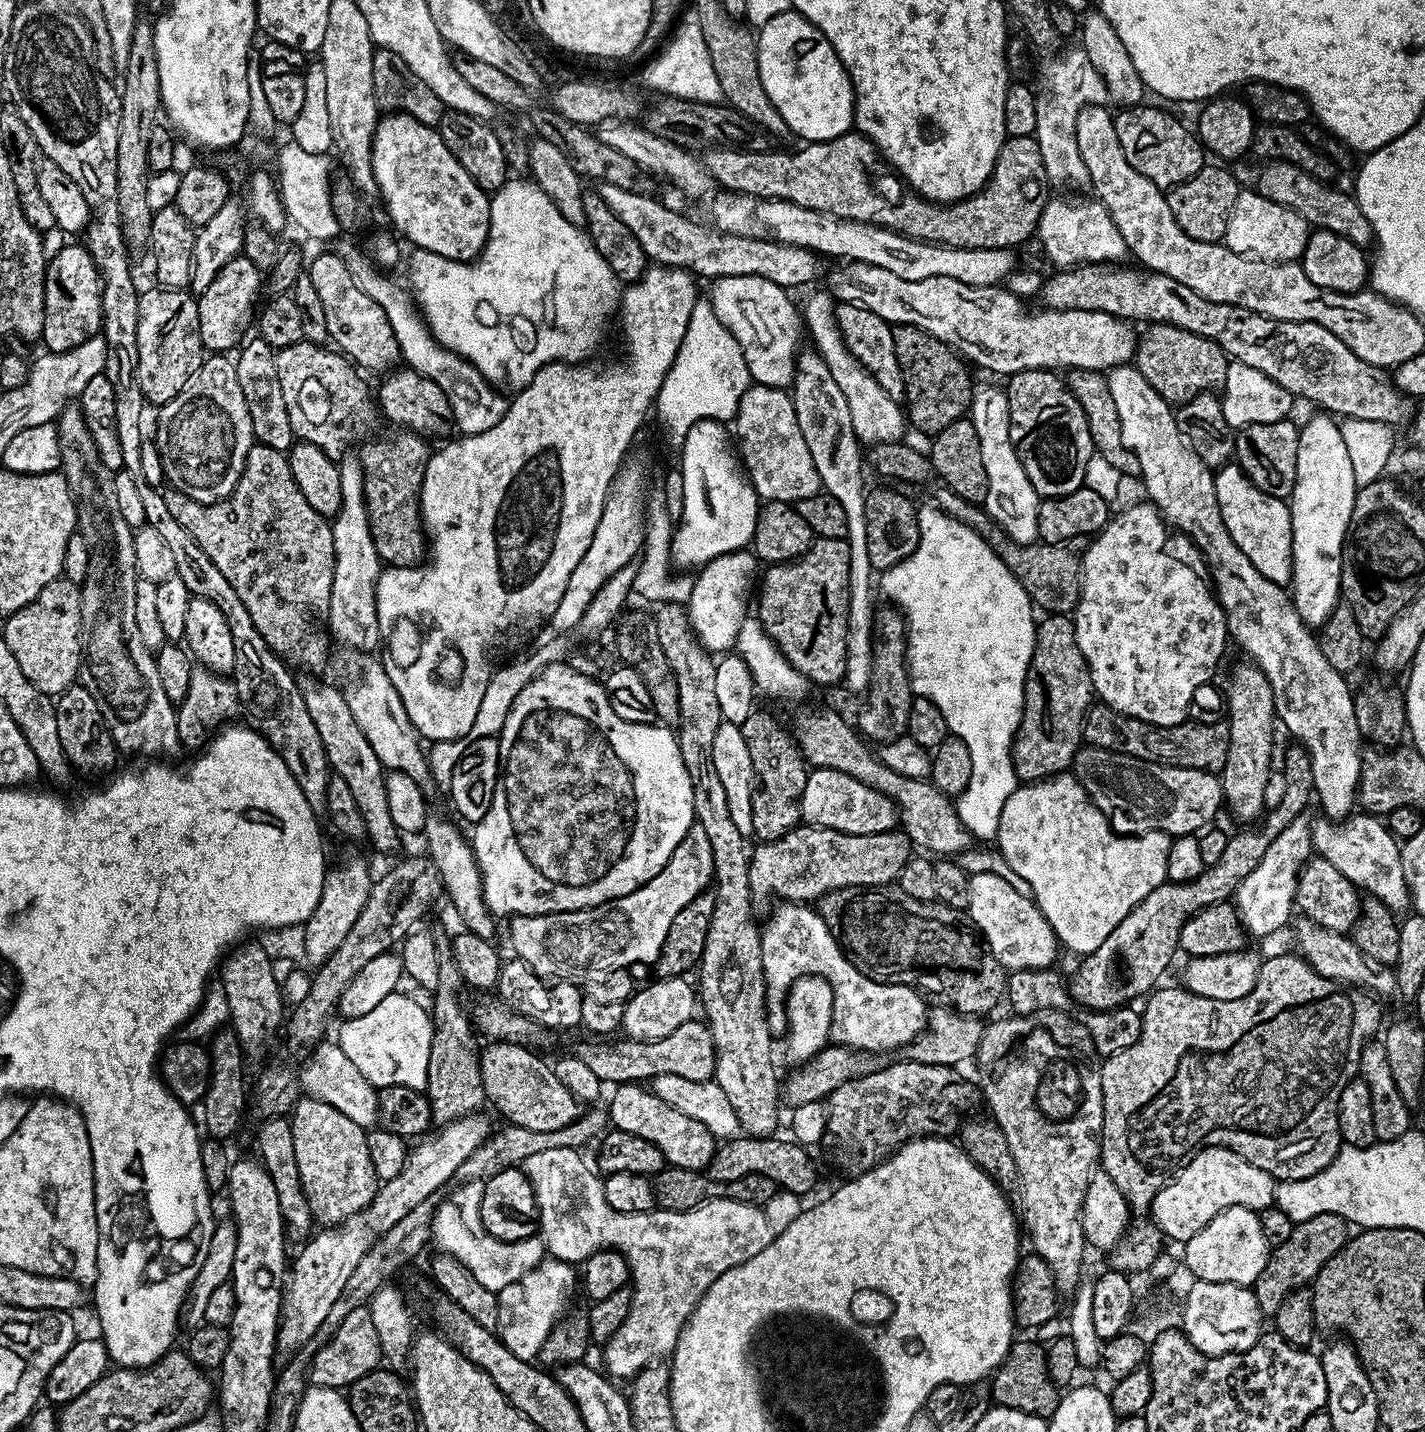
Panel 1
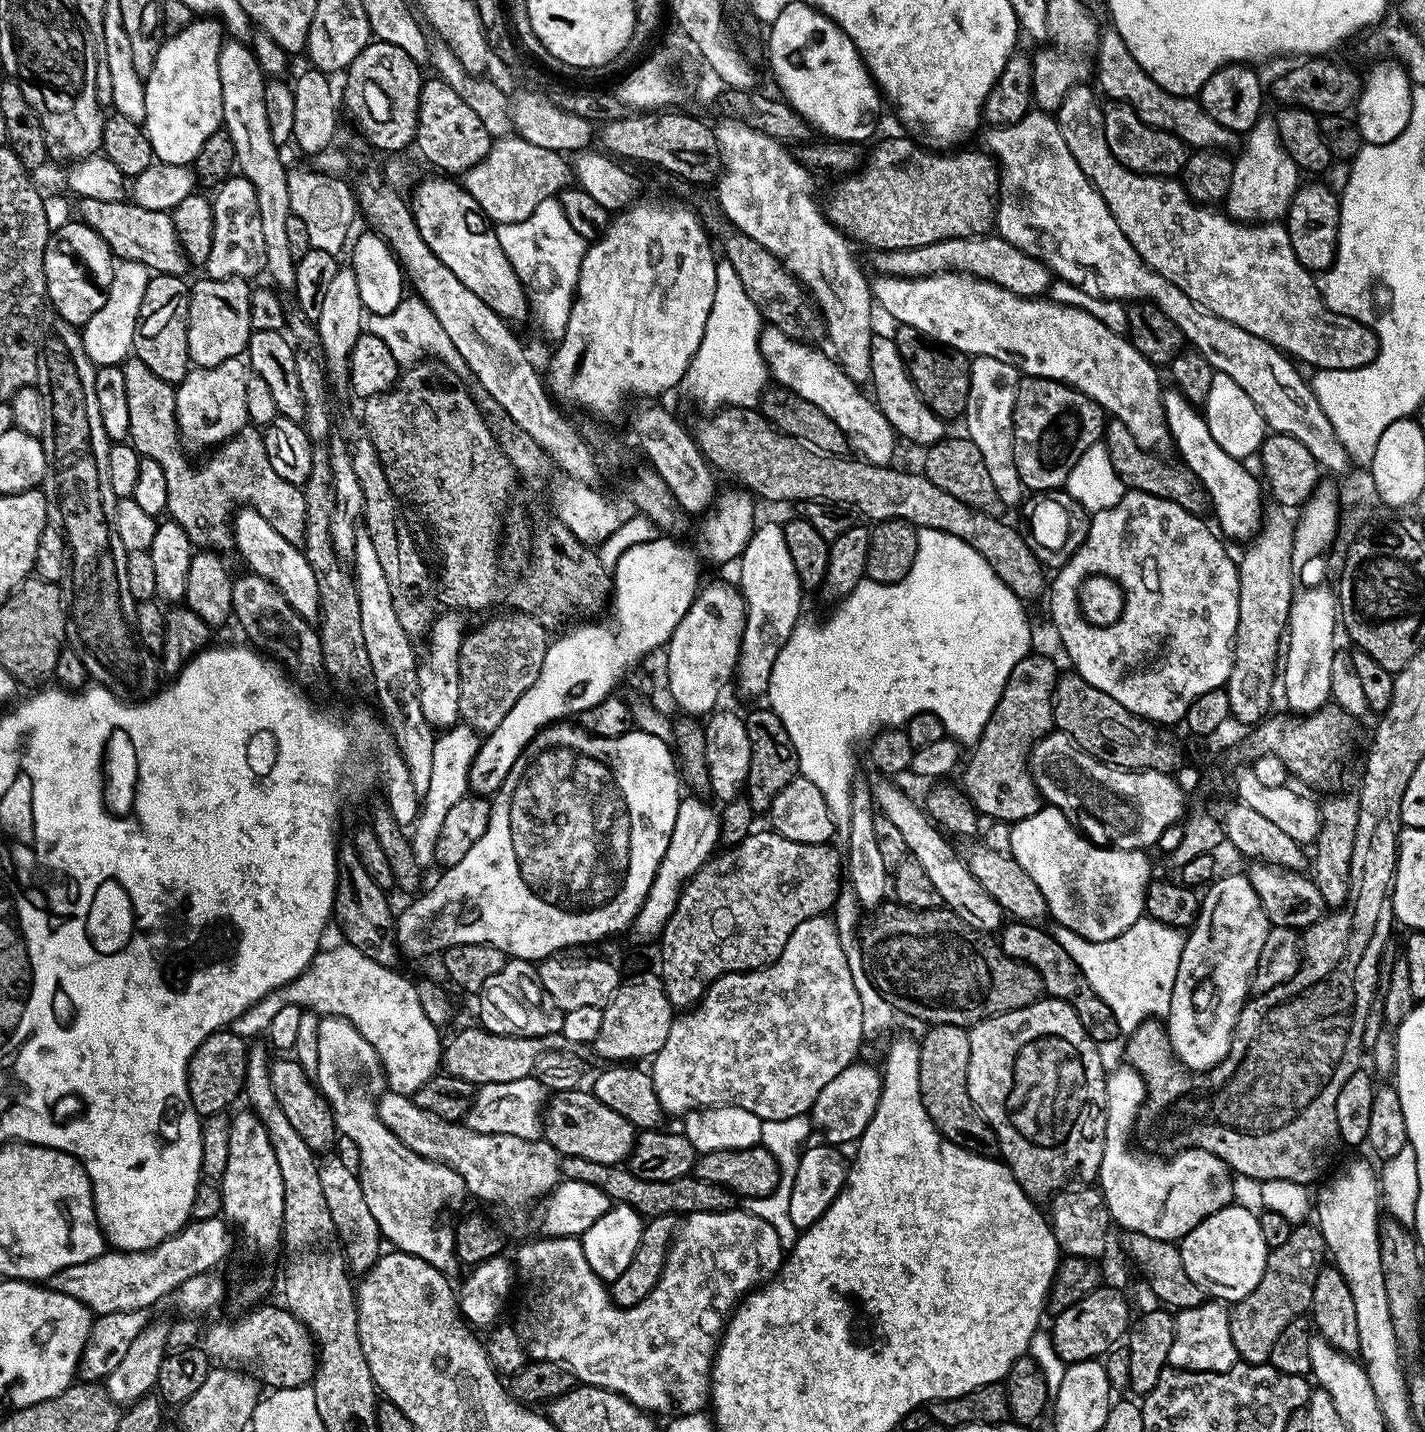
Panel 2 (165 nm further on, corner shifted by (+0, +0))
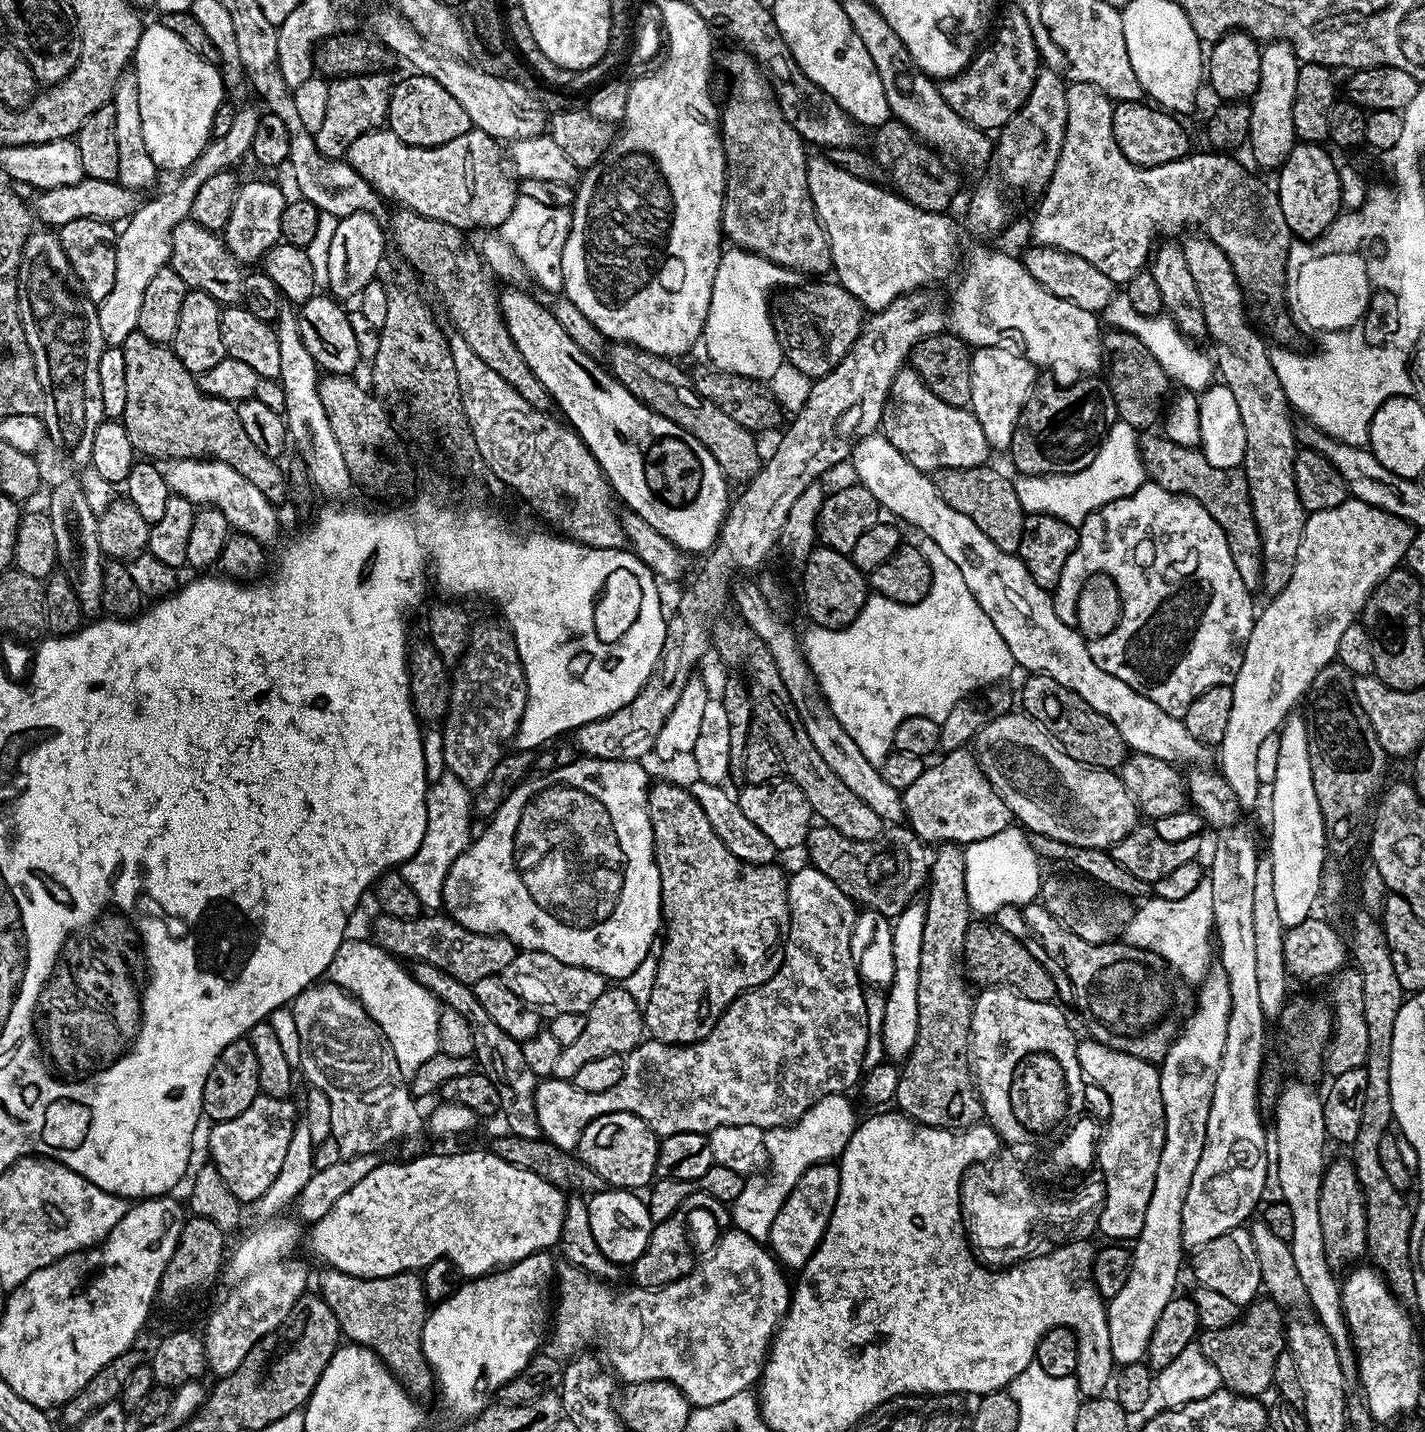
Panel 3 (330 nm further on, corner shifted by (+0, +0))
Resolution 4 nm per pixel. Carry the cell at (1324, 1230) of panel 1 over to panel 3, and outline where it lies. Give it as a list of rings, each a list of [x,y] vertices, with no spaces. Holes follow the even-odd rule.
[[[1257,1298],[1243,1309],[1240,1319],[1230,1326],[1199,1333],[1198,1346],[1202,1354],[1214,1362],[1214,1370],[1218,1370],[1221,1385],[1229,1392],[1260,1398],[1264,1391],[1272,1388],[1274,1362],[1278,1354],[1286,1350],[1286,1318],[1280,1312],[1281,1305],[1275,1300]]]

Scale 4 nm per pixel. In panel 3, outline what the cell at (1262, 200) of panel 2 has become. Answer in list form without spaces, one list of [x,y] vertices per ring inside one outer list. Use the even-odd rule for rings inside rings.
[[[1284,40],[1265,43],[1260,49],[1259,58],[1261,73],[1259,85],[1249,103],[1251,114],[1247,143],[1258,165],[1276,170],[1283,164],[1290,150],[1297,143],[1293,122],[1293,102],[1300,61],[1294,54],[1293,48]]]

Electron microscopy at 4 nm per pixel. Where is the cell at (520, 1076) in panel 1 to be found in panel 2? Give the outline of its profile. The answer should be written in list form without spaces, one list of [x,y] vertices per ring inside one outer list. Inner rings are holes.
[[[588,1090],[557,1092],[547,1101],[542,1136],[561,1157],[577,1156],[590,1162],[623,1165],[636,1145],[637,1128],[618,1110],[610,1110]]]

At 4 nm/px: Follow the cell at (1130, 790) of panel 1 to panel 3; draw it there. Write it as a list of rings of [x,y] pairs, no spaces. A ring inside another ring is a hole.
[[[1010,711],[982,726],[974,739],[974,755],[985,778],[999,792],[1013,817],[1029,833],[1049,836],[1058,842],[1066,842],[1079,848],[1108,850],[1138,827],[1136,799],[1128,793],[1119,775],[1112,770],[1089,768],[1088,765],[1070,758],[1070,754],[1064,752],[1052,739],[1052,735],[1035,718],[1023,711]]]

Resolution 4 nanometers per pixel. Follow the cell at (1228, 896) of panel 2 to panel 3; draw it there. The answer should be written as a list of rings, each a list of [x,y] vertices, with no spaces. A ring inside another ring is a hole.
[[[1222,970],[1209,971],[1208,975],[1200,981],[1195,992],[1196,1009],[1189,1014],[1188,1021],[1186,1019],[1183,1021],[1180,1031],[1176,1033],[1176,1039],[1168,1045],[1168,1053],[1164,1055],[1164,1059],[1159,1061],[1158,1064],[1160,1089],[1162,1090],[1162,1106],[1164,1107],[1164,1141],[1162,1142],[1162,1150],[1158,1158],[1158,1174],[1154,1174],[1154,1190],[1150,1194],[1150,1206],[1146,1206],[1146,1222],[1142,1222],[1140,1235],[1136,1237],[1130,1248],[1132,1265],[1130,1266],[1130,1274],[1126,1278],[1126,1286],[1122,1286],[1122,1290],[1118,1290],[1118,1294],[1114,1294],[1114,1298],[1107,1301],[1106,1304],[1108,1309],[1108,1325],[1110,1326],[1110,1350],[1112,1351],[1113,1361],[1120,1366],[1139,1364],[1147,1357],[1150,1334],[1154,1334],[1154,1322],[1158,1322],[1158,1314],[1162,1314],[1162,1309],[1166,1306],[1166,1302],[1170,1302],[1177,1291],[1176,1279],[1180,1276],[1180,1263],[1183,1262],[1184,1255],[1186,1255],[1186,1249],[1182,1242],[1182,1202],[1186,1202],[1186,1190],[1190,1190],[1190,1181],[1194,1178],[1194,1170],[1198,1166],[1198,1158],[1202,1158],[1202,1146],[1206,1146],[1206,1122],[1210,1118],[1210,1106],[1214,1098],[1214,1082],[1218,1082],[1218,1066],[1222,1066],[1222,1050],[1226,1050],[1226,1030],[1230,1026],[1230,1002],[1232,1001],[1230,998],[1230,982],[1228,981],[1227,974]]]

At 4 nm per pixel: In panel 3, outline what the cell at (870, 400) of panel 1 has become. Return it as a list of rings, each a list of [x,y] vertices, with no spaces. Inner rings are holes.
[[[732,50],[736,52],[728,52],[724,56],[724,64],[728,67],[728,72],[732,77],[728,80],[728,101],[722,104],[722,115],[720,116],[720,135],[724,142],[724,157],[726,158],[726,166],[728,172],[724,175],[724,205],[722,206],[722,218],[720,219],[720,227],[723,235],[732,239],[731,243],[735,247],[742,248],[746,252],[754,252],[766,259],[772,260],[776,264],[782,264],[786,268],[799,270],[802,268],[806,272],[824,272],[832,268],[832,255],[828,249],[828,236],[824,233],[824,228],[820,225],[820,219],[816,213],[814,202],[810,198],[810,190],[806,182],[806,170],[808,169],[809,153],[804,153],[806,149],[805,141],[801,140],[800,135],[794,130],[794,126],[790,126],[790,122],[786,122],[786,118],[780,109],[780,103],[776,100],[772,91],[769,77],[765,75],[756,59],[743,50]]]

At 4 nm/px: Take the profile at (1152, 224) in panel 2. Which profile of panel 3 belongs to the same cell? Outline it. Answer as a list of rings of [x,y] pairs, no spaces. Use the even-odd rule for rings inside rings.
[[[1090,82],[1069,83],[1066,102],[1068,129],[1064,132],[1062,150],[1054,174],[1039,197],[1040,205],[1037,206],[1036,217],[1032,220],[1033,241],[1066,250],[1070,254],[1078,254],[1078,258],[1086,258],[1090,266],[1098,266],[1098,270],[1102,270],[1102,274],[1106,274],[1106,278],[1110,278],[1113,285],[1124,286],[1145,267],[1154,248],[1152,235],[1156,231],[1176,232],[1185,220],[1196,227],[1193,229],[1214,241],[1222,254],[1226,254],[1241,289],[1249,297],[1252,295],[1254,299],[1264,303],[1264,308],[1268,311],[1264,320],[1268,323],[1269,330],[1280,340],[1290,339],[1295,334],[1297,325],[1285,309],[1285,313],[1280,309],[1280,300],[1282,304],[1286,288],[1281,277],[1280,280],[1276,277],[1276,272],[1287,273],[1288,251],[1294,243],[1294,237],[1286,226],[1286,214],[1282,214],[1275,187],[1268,185],[1267,188],[1254,173],[1247,172],[1232,157],[1234,155],[1220,150],[1193,151],[1181,160],[1166,162],[1153,168],[1140,168],[1131,164],[1122,154],[1122,150],[1118,150],[1118,142],[1112,129],[1114,104],[1102,90],[1098,90],[1098,86],[1090,86]]]

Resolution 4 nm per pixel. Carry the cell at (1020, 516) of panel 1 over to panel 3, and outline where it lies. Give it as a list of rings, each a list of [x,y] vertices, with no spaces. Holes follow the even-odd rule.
[[[1008,346],[976,348],[972,353],[972,403],[970,410],[985,430],[999,424],[1007,425],[1020,416],[1022,406],[1038,379],[1037,365],[1030,363],[1019,351]]]

